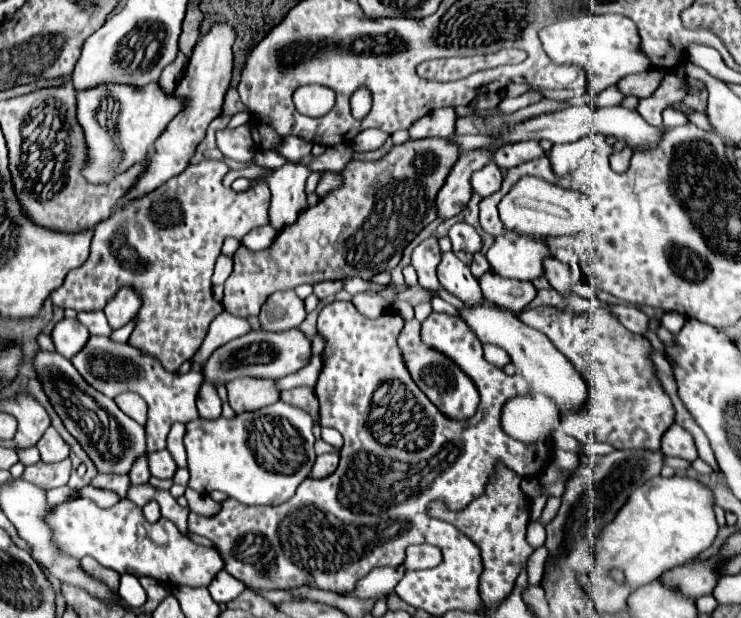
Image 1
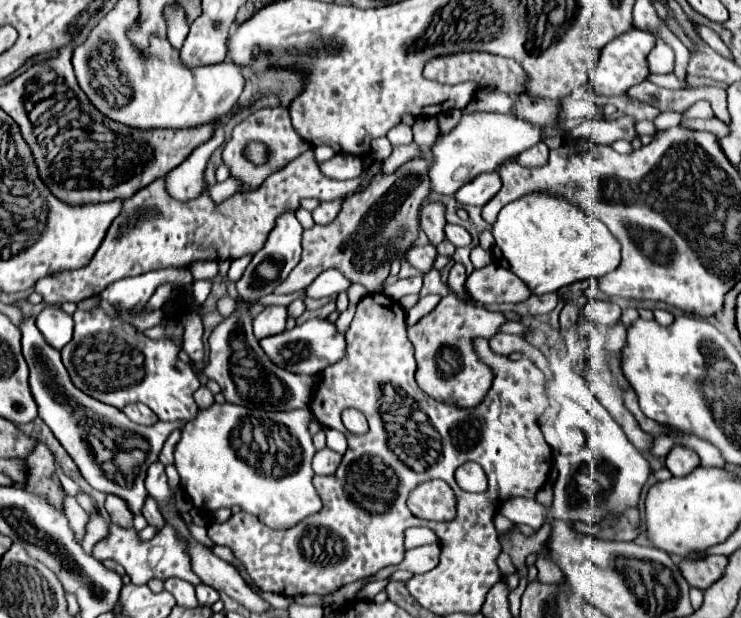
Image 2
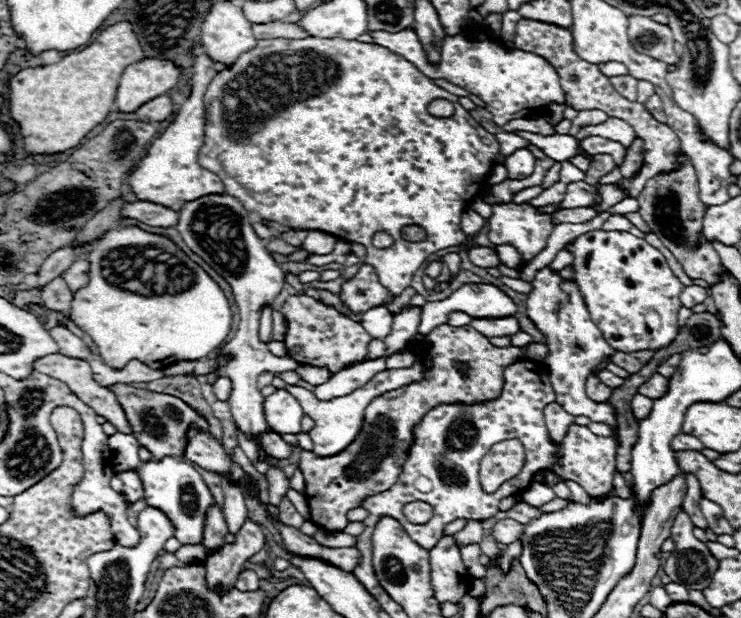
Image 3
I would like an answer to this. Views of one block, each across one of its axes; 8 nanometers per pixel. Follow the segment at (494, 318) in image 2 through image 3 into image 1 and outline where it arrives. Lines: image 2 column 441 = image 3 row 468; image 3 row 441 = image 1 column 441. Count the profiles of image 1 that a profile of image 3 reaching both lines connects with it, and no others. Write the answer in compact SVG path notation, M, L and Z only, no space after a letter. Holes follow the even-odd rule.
M410 320L404 324L404 328L398 336L398 346L402 350L404 364L412 376L412 380L440 412L444 412L452 420L468 420L470 416L474 416L478 402L480 402L474 382L450 358L446 358L444 354L440 354L420 342L420 322L418 320Z

